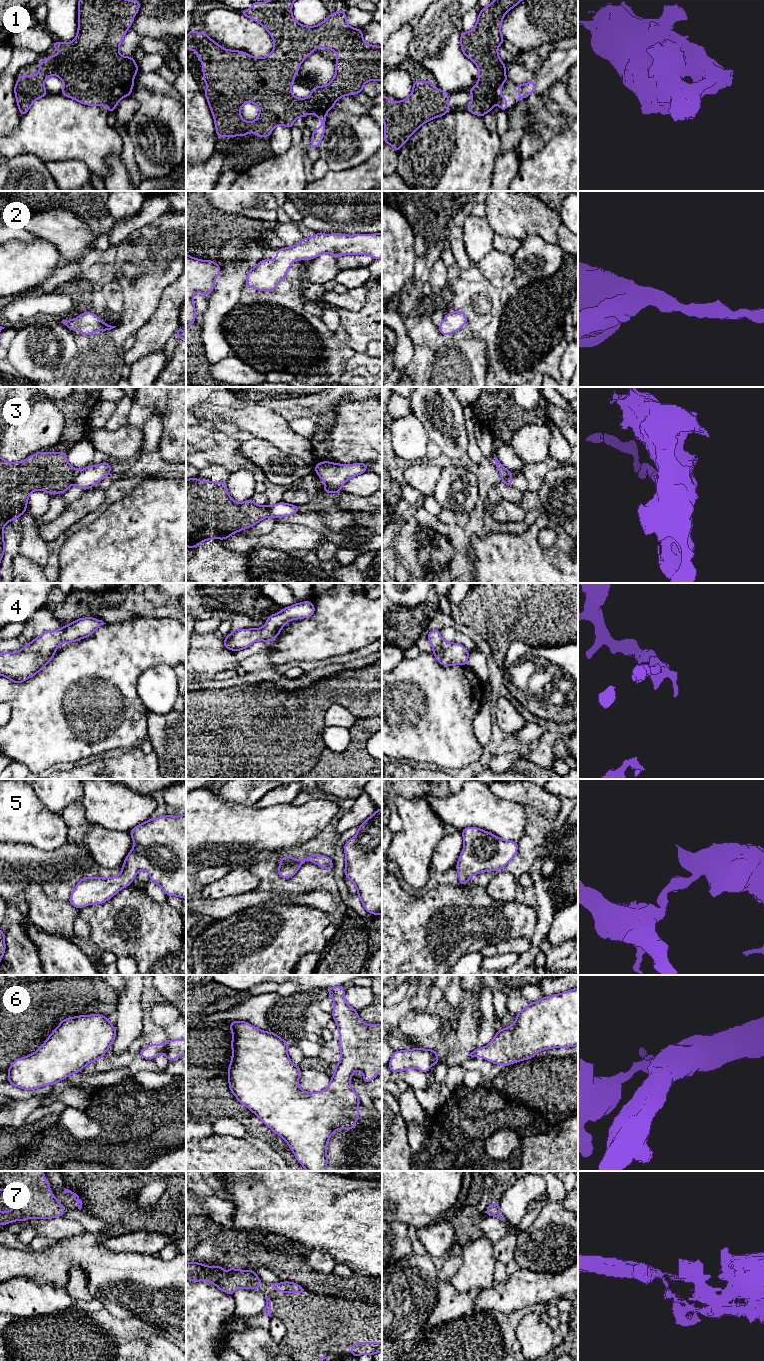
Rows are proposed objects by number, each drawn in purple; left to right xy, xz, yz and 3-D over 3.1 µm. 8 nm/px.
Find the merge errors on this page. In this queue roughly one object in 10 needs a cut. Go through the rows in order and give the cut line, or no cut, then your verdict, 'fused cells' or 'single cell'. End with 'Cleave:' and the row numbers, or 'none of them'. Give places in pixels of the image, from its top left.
1: cut xy (128, 90), (116, 86), (110, 94), (110, 99), (103, 104); fused cells
2: cut none; single cell
3: cut xy (80, 470), (73, 481); fused cells
4: cut none; single cell
5: cut none; single cell
6: cut none; single cell
7: cut none; single cell
Cleave: 1, 3

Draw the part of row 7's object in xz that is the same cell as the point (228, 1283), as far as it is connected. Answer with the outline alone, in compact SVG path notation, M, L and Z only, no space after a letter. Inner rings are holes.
M186 1262L186 1280L209 1281L221 1291L232 1295L240 1288L260 1290L260 1278L255 1270L239 1270L224 1266L206 1266L197 1262Z

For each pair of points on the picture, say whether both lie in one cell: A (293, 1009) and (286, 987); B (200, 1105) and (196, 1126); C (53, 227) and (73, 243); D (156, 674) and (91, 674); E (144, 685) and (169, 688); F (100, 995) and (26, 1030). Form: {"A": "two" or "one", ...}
{"A": "two", "B": "two", "C": "one", "D": "two", "E": "one", "F": "one"}

